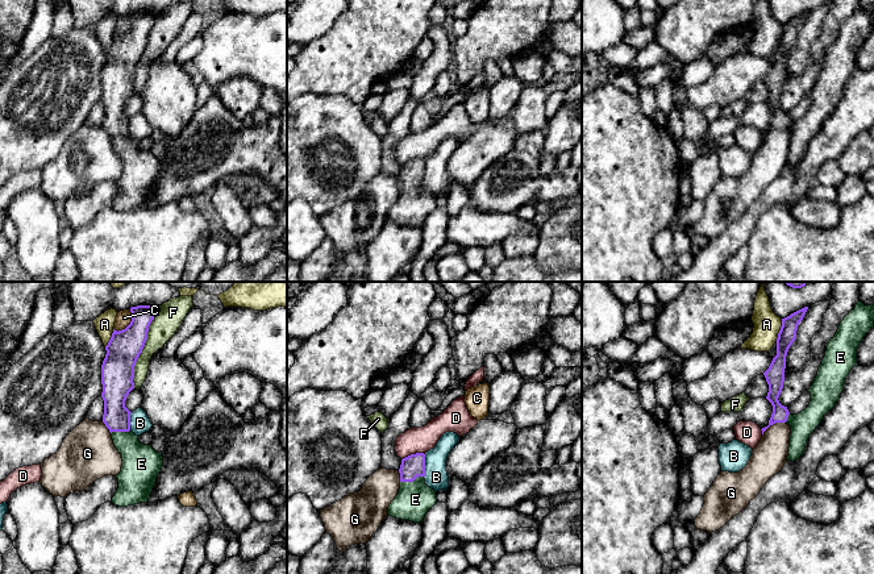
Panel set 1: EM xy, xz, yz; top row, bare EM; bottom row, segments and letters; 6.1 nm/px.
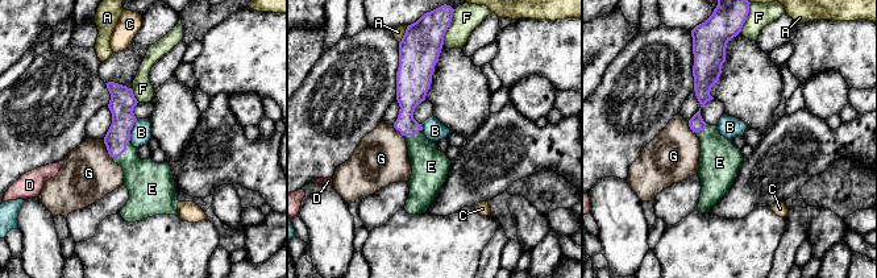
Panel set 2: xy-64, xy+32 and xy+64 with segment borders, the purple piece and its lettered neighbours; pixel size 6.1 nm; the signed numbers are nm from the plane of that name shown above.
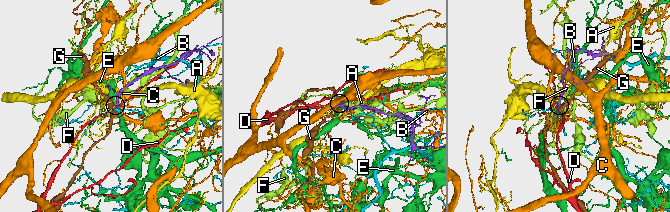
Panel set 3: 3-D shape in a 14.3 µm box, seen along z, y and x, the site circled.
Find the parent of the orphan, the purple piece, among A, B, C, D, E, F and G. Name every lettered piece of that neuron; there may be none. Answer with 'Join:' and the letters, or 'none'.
Join: E

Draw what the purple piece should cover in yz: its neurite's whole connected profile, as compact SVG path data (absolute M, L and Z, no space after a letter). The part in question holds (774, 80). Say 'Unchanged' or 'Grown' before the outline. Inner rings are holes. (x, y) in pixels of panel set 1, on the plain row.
Grown. M860 5L840 28L835 42L827 50L817 80L808 95L811 99L808 112L798 120L791 120L787 112L779 108L778 103L784 87L786 61L796 43L798 30L807 14L808 12L804 12L782 24L782 32L777 43L777 61L763 78L769 90L766 104L773 111L773 118L769 130L761 136L763 140L775 128L786 128L791 132L787 161L787 166L791 167L800 163L810 140L840 104L846 82L858 70L857 54L866 38L874 33L874 9L865 11Z

